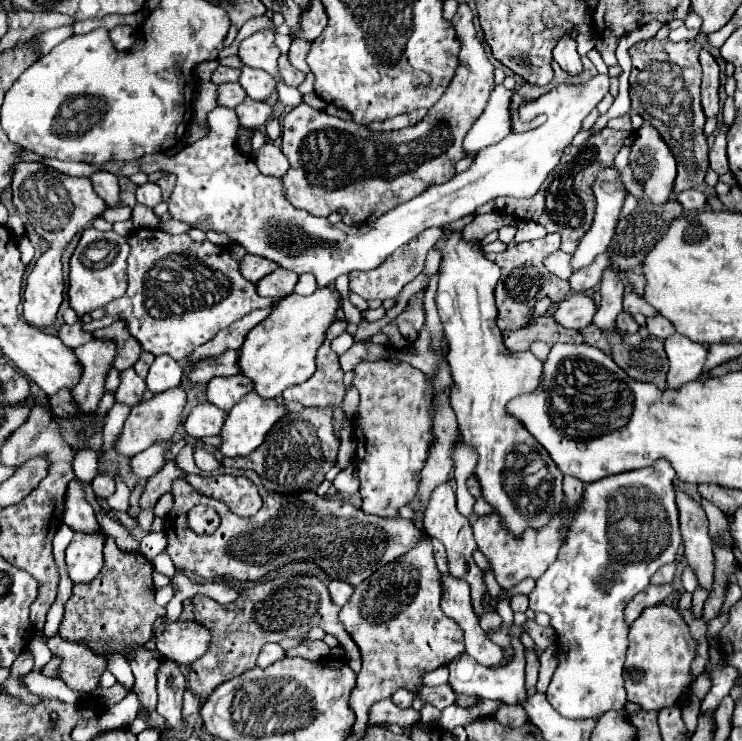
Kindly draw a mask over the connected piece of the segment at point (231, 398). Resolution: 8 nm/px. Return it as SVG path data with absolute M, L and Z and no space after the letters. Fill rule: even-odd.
M217 376L211 378L207 384L207 402L211 402L213 406L221 408L221 410L229 410L239 398L243 398L245 394L251 392L251 380L247 380L245 376Z

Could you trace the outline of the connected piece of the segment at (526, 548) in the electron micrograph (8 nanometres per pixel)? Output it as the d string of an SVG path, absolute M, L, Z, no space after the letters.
M495 514L481 516L473 522L473 538L475 538L477 550L483 552L485 558L489 560L489 566L501 588L511 588L525 578L537 580L557 560L557 552L565 540L571 518L567 520L565 526L561 526L561 520L563 520L563 514L559 514L547 528L543 528L543 532L531 532L529 528L523 534L523 540L515 540L509 532L503 532L503 524L499 524L499 516Z

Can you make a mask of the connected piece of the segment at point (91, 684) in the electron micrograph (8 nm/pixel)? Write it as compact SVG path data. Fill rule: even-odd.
M59 634L49 636L47 644L55 656L63 656L59 674L71 690L93 692L99 688L99 678L107 670L103 656L97 656L85 644L61 638Z

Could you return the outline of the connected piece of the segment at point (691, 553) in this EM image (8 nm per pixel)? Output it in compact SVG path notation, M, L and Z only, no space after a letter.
M677 490L681 536L685 556L691 568L695 568L699 584L711 592L713 584L713 546L707 536L707 516L703 508L691 500L685 492Z

